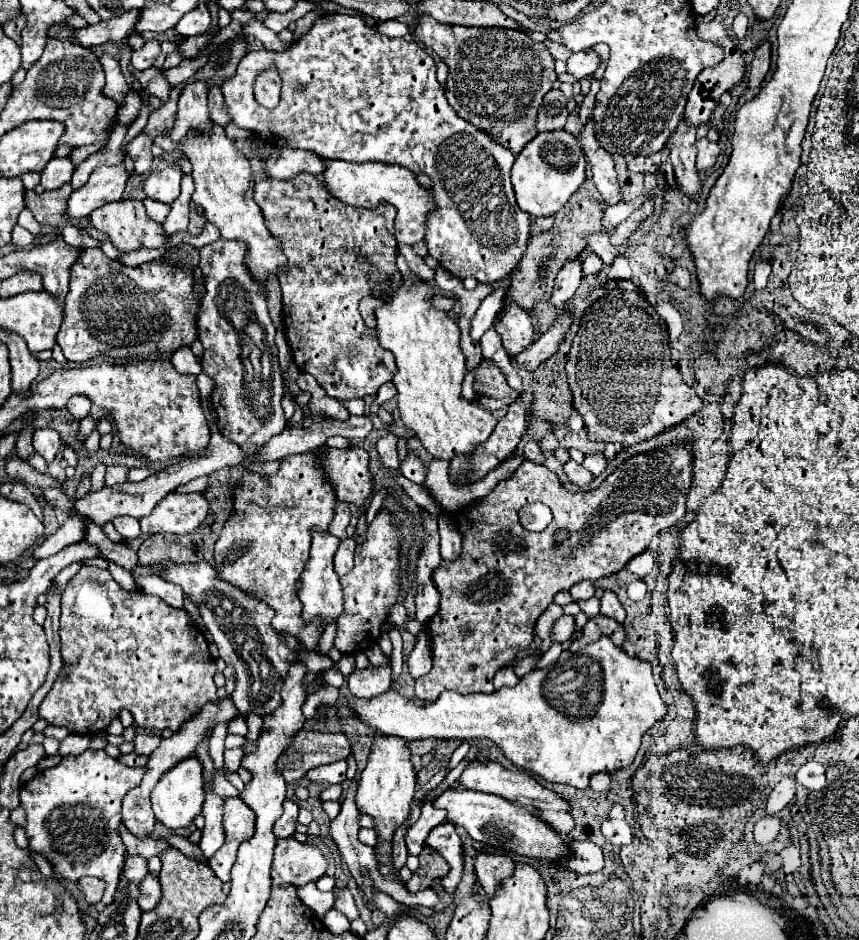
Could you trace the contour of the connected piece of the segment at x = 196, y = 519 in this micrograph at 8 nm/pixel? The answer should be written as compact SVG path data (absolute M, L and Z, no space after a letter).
M169 492L157 508L141 518L141 532L145 536L167 532L167 534L189 534L207 516L207 500L203 494L177 494Z

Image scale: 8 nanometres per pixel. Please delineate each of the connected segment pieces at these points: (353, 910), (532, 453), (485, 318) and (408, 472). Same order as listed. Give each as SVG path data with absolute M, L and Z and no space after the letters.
M343 890L343 892L339 892L337 896L339 896L339 898L337 898L337 902L335 902L335 908L337 908L339 912L343 912L349 920L359 918L359 910L357 910L357 906L355 906L355 900L353 900L351 892L349 892L349 890Z
M529 440L529 442L525 442L525 448L523 448L523 452L525 452L525 458L527 458L529 462L543 464L543 460L545 460L545 454L543 454L543 450L537 446L537 442L535 442L535 440Z
M497 288L497 290L493 290L493 292L481 302L481 306L479 306L479 310L477 310L477 314L475 314L473 322L471 322L471 338L473 338L475 342L483 336L483 332L487 332L487 330L495 324L497 314L499 314L501 308L503 308L503 298L505 298L505 290L503 290L503 288Z
M409 452L407 460L405 460L405 462L401 462L401 472L403 472L403 476L405 476L405 478L409 478L411 482L423 484L423 480L425 480L425 470L423 470L423 466L421 466L419 458L417 458L413 452Z

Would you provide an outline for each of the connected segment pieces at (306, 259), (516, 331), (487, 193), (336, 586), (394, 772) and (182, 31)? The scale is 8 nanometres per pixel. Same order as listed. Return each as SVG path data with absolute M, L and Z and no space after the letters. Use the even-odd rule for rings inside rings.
M301 174L301 176L295 176L293 180L287 180L287 182L281 182L281 180L263 180L263 182L257 182L255 184L255 202L257 206L261 208L263 216L265 216L265 224L269 228L269 232L281 240L281 248L287 256L287 272L283 272L279 276L279 284L281 284L281 292L283 292L283 324L285 324L285 334L287 334L287 340L289 340L289 346L291 346L291 352L293 352L293 362L297 364L297 368L301 372L309 372L311 376L317 378L319 386L327 392L327 396L333 396L337 400L351 400L351 398L365 398L369 394L377 394L377 390L381 388L381 384L393 380L393 376L397 374L397 366L395 366L395 360L393 360L393 352L385 350L379 346L379 340L377 340L377 330L375 328L367 328L357 306L359 306L359 300L363 296L369 296L373 292L373 286L375 284L387 284L389 290L385 292L387 294L393 294L401 284L403 284L403 276L397 268L397 240L395 240L395 234L393 234L393 220L395 220L395 214L397 210L391 206L391 204L379 204L377 208L353 208L353 206L347 206L347 204L341 204L337 198L333 198L325 186L323 186L323 180L321 176L313 176L313 174Z
M511 302L499 314L495 330L499 332L509 356L513 356L513 352L525 350L529 344L533 344L533 338L535 338L535 328L533 328L529 312L517 306L515 302Z
M325 12L321 14L315 24L311 26L311 30L307 34L303 34L299 40L295 40L285 52L269 52L265 48L261 50L253 50L249 52L237 66L237 74L227 80L223 86L223 98L225 104L229 108L229 116L231 122L239 128L245 128L257 136L261 136L265 142L269 142L275 148L299 148L299 150L311 150L315 154L319 154L321 158L339 158L339 160L347 160L347 162L367 162L367 160L381 160L387 164L399 164L407 170L411 170L413 174L427 174L431 178L431 192L433 192L433 200L437 202L437 208L429 214L429 220L425 220L425 244L429 248L429 254L439 262L439 266L443 266L447 272L451 272L457 278L467 278L467 276L475 276L479 282L499 282L505 276L511 276L513 270L517 268L521 256L525 254L527 248L527 240L529 240L529 230L531 230L531 216L521 212L521 208L517 208L515 202L515 192L511 186L511 166L515 162L513 152L509 152L505 146L501 146L499 140L493 140L493 136L489 136L487 132L477 130L477 126L469 124L467 120L461 120L461 116L457 116L457 112L453 112L453 108L449 108L449 102L445 98L445 90L437 80L437 64L435 60L423 50L419 48L415 42L407 42L405 38L389 38L383 36L375 30L375 26L365 24L365 20L361 20L359 16L347 16L347 14L331 14ZM275 68L281 76L281 102L277 108L269 110L265 106L261 106L255 100L253 94L253 86L255 86L255 78L259 76L259 72Z
M313 530L313 544L311 544L311 560L305 566L305 572L301 576L303 580L303 588L299 592L299 598L303 602L303 618L309 622L315 616L323 618L323 624L327 624L329 620L335 620L341 610L343 610L343 592L341 592L341 582L339 576L333 568L333 556L337 552L339 546L339 538L331 536L329 532L319 532Z
M373 736L371 752L365 770L361 772L361 782L357 790L357 806L361 812L375 818L375 832L379 836L379 854L381 864L389 862L391 856L391 838L397 826L407 822L409 806L415 796L415 782L417 772L411 762L411 750L407 746L407 740L401 740L397 736Z
M201 4L201 8L193 8L193 12L187 12L179 22L177 22L177 28L175 32L183 38L187 36L197 36L197 34L203 34L209 30L209 24L211 24L211 16L209 16L209 10L205 4Z

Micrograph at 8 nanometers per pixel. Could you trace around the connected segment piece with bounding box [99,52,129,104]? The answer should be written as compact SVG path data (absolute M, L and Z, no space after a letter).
M103 52L103 54L99 56L99 62L103 64L103 70L105 70L105 74L107 74L105 94L121 104L123 98L125 98L125 94L129 92L129 86L127 86L127 80L125 80L121 68L119 68L119 62L115 60L115 56L111 56L111 54L107 54L107 52Z

